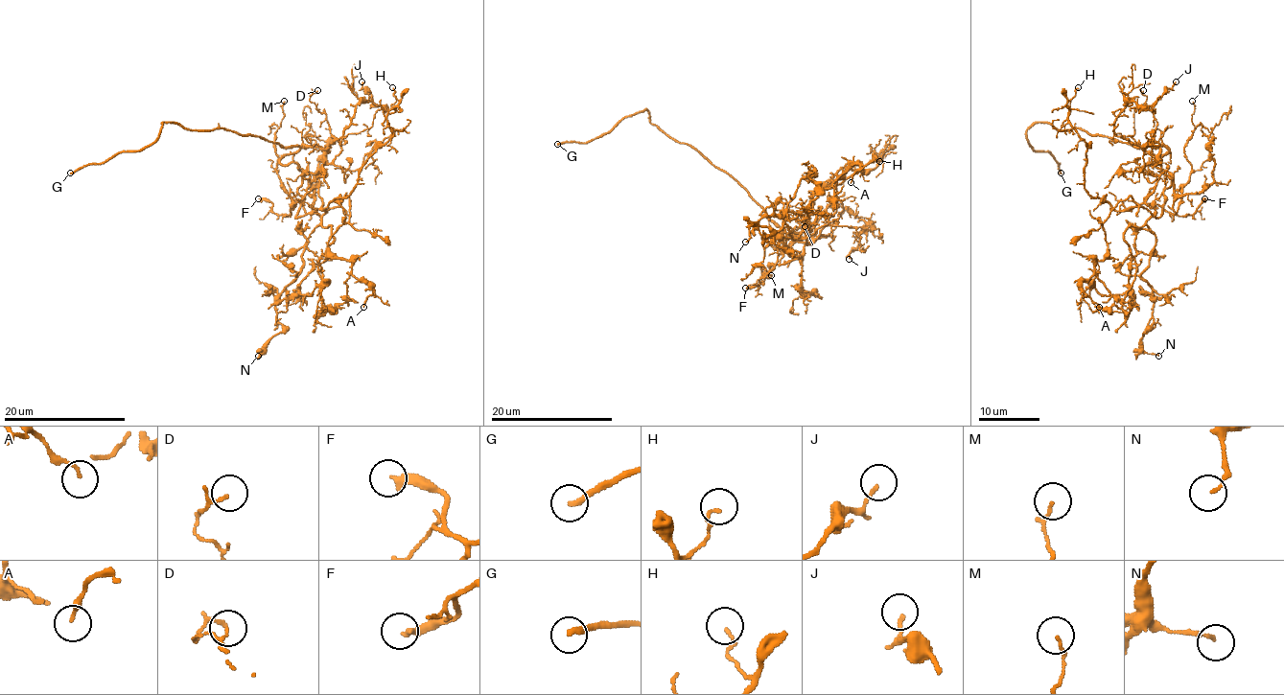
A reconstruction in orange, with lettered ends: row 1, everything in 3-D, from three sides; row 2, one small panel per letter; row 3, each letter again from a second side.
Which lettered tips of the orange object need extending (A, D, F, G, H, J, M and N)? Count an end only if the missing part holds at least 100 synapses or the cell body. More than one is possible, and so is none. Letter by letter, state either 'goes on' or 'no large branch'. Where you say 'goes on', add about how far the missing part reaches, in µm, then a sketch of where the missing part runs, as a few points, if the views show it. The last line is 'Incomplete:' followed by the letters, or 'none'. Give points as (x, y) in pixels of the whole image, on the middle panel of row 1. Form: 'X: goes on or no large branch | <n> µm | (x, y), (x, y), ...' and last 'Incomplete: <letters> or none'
A: no large branch
D: no large branch
F: no large branch
G: goes on | 50 µm
H: no large branch
J: no large branch
M: no large branch
N: no large branch
Incomplete: G

